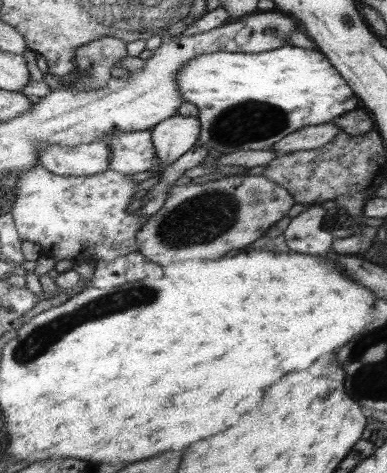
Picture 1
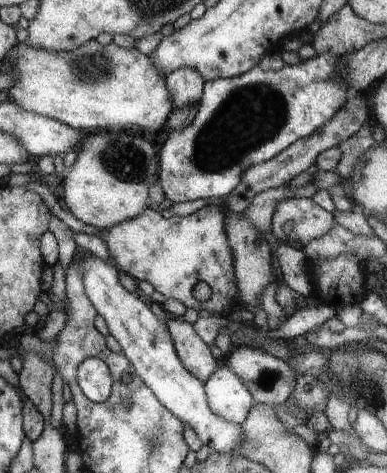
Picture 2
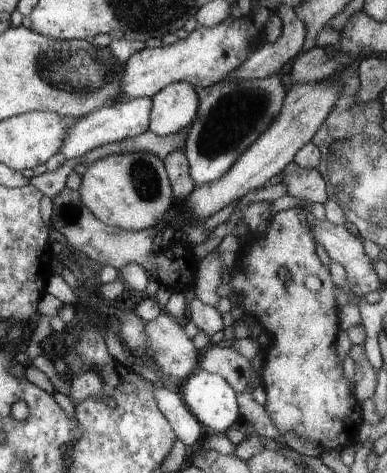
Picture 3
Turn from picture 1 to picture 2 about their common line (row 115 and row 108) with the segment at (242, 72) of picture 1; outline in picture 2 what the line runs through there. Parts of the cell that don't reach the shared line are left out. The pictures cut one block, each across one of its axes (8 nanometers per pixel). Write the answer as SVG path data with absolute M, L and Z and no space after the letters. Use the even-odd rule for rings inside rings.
M325 50L317 52L313 58L299 60L297 64L283 64L279 70L261 70L253 66L235 78L209 80L199 96L199 110L189 120L187 126L177 126L167 130L165 138L157 150L157 182L161 186L163 198L171 204L195 202L199 198L223 198L237 190L241 178L257 164L277 158L281 150L289 150L301 138L315 136L321 126L331 122L335 114L341 112L353 86L343 74L341 56Z

